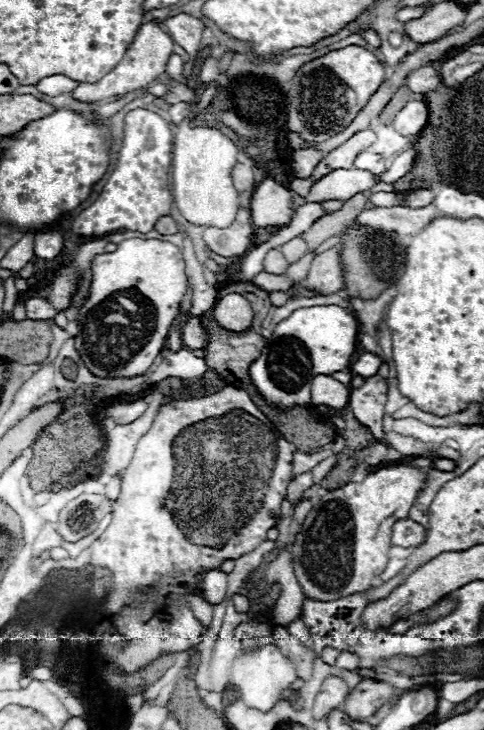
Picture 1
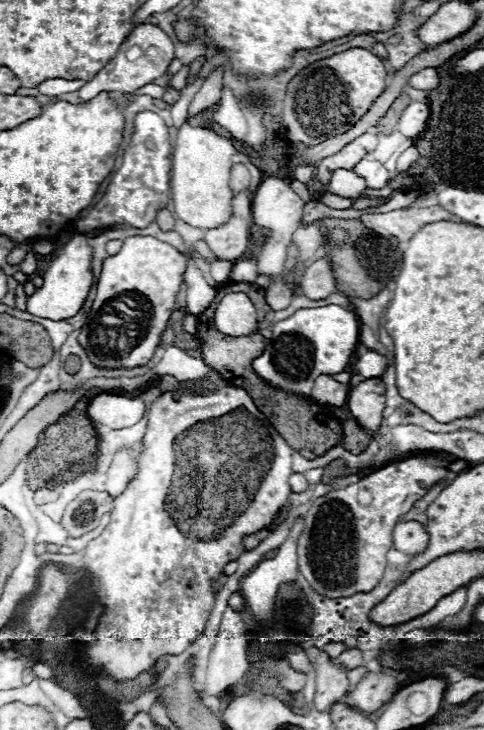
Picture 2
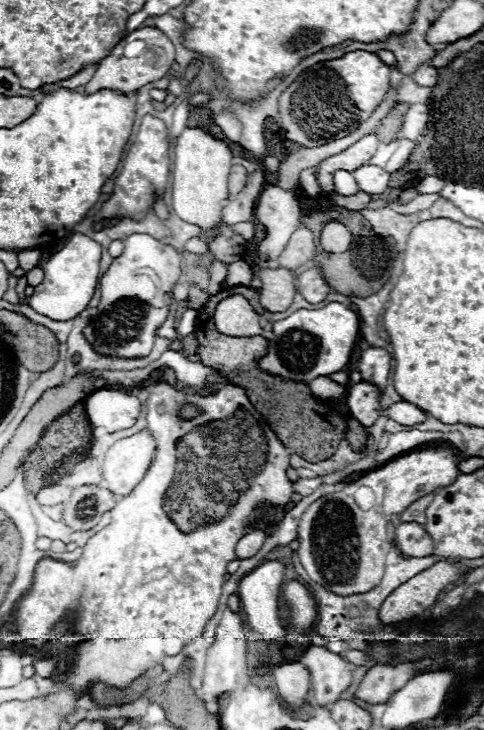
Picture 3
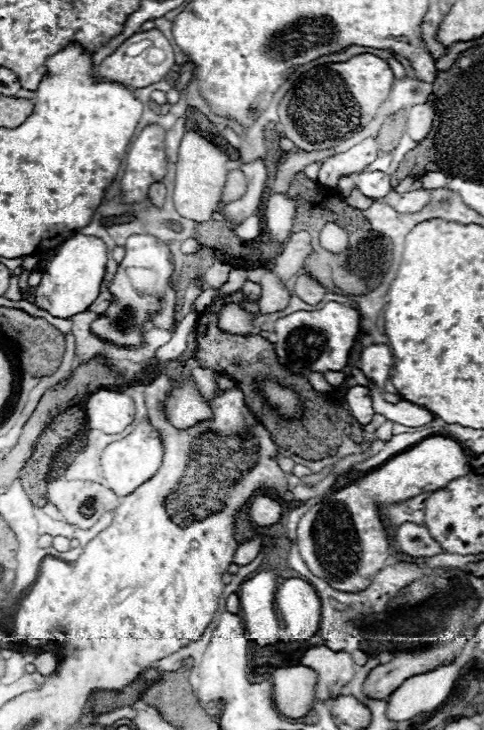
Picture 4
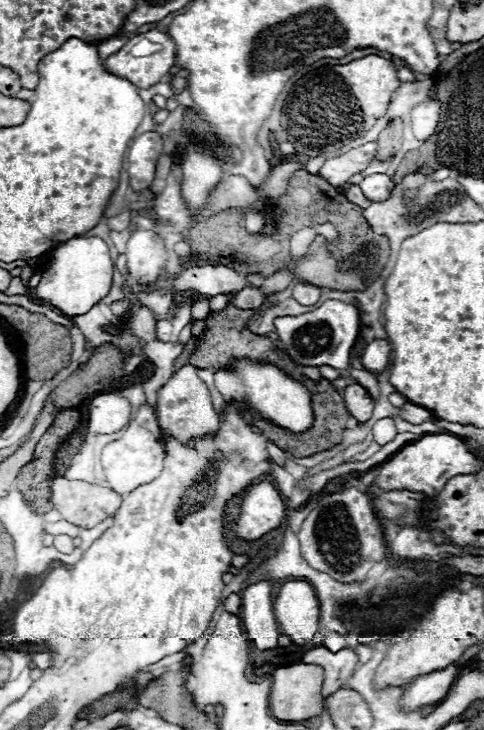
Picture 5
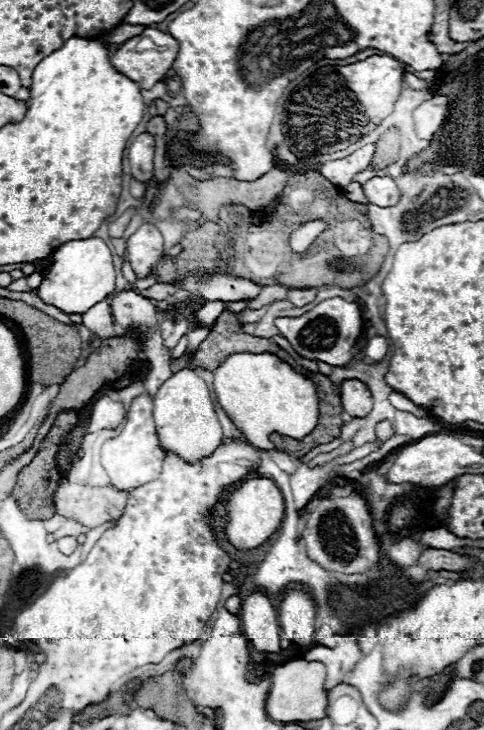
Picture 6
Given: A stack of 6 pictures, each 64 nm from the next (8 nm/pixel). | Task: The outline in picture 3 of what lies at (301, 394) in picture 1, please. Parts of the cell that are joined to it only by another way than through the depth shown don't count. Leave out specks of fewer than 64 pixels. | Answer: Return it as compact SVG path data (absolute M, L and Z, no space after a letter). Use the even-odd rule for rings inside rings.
M330 302L320 310L296 310L292 316L274 322L272 332L276 338L268 344L268 352L258 366L272 376L308 386L316 376L330 376L344 370L360 332L360 318L344 304Z

